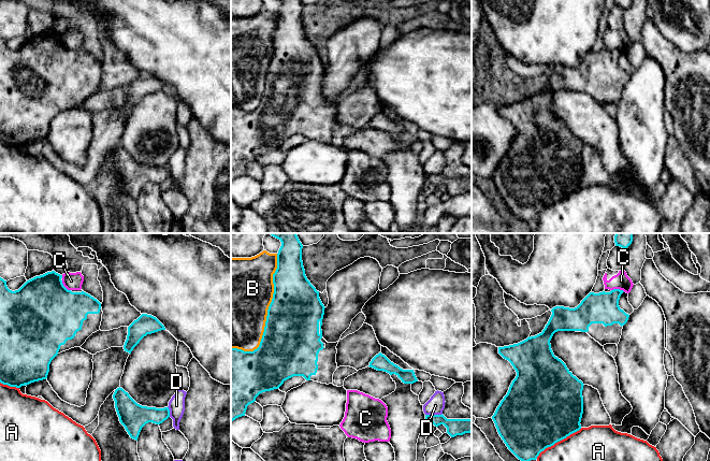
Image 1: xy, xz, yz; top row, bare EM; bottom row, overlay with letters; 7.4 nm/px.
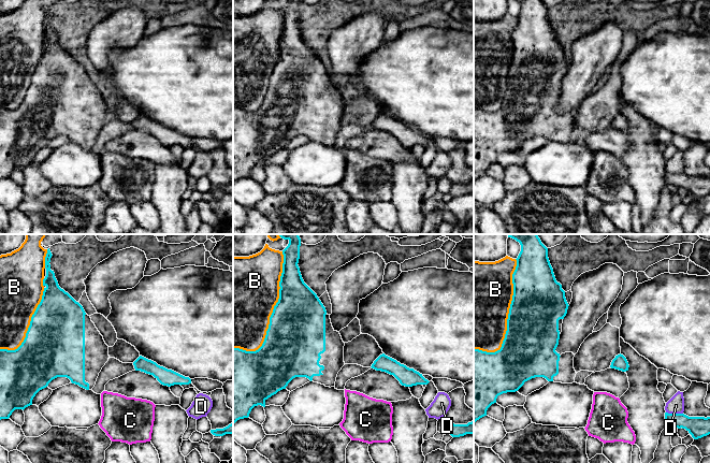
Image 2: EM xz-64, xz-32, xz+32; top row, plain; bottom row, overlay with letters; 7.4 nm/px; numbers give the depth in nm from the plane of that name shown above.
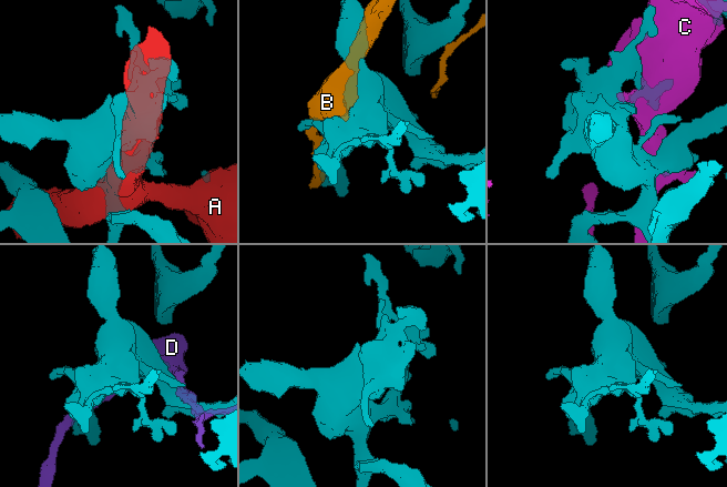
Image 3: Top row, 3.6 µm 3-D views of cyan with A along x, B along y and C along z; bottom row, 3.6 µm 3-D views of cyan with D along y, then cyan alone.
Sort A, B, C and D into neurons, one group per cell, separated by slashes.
A / B / C / D

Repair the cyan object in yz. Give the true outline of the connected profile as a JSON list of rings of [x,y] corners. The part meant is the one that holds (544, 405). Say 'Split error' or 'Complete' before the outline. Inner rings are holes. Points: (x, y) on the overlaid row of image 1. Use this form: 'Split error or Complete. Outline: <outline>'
Split error. Outline: [[[605,289],[599,293],[590,292],[575,308],[555,306],[541,333],[518,344],[498,347],[498,354],[511,363],[517,376],[492,419],[499,436],[519,460],[536,460],[546,448],[581,429],[584,385],[554,356],[550,344],[553,334],[557,331],[586,332],[602,346],[618,345],[629,317],[619,306],[623,292],[620,289]]]

